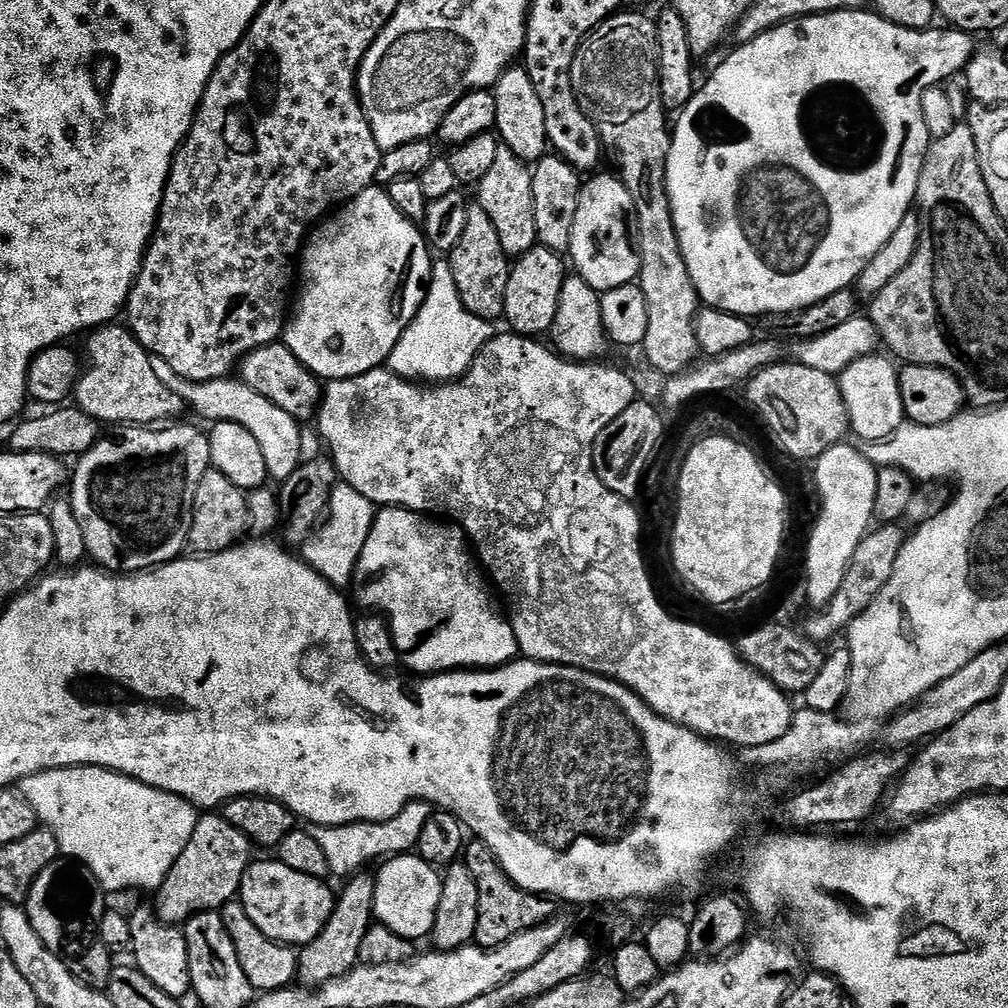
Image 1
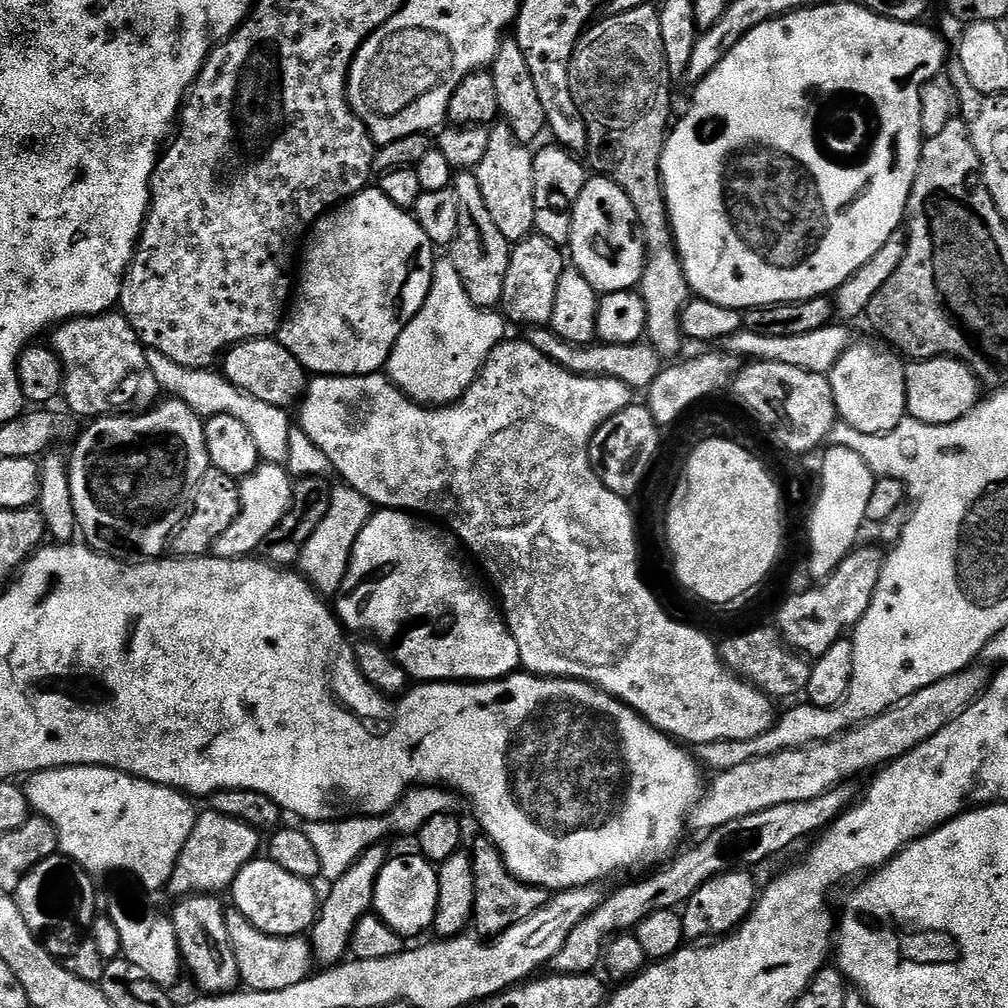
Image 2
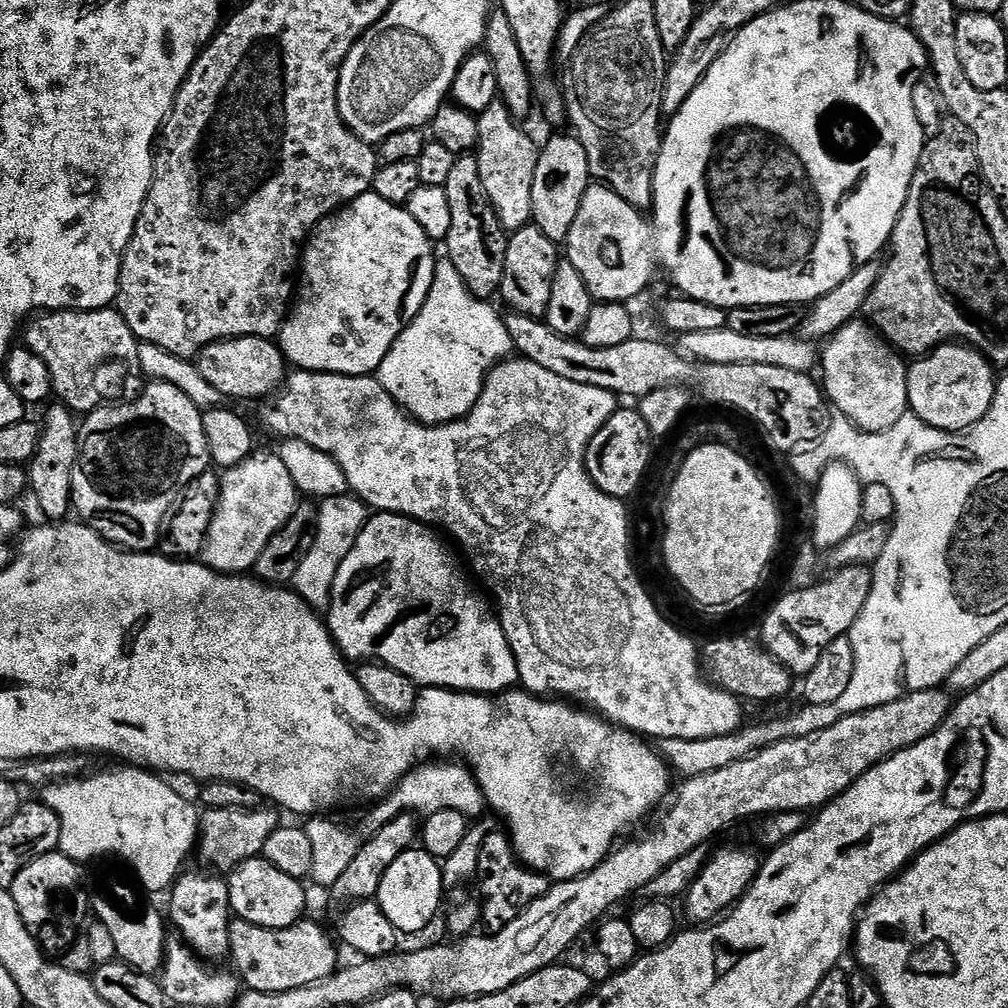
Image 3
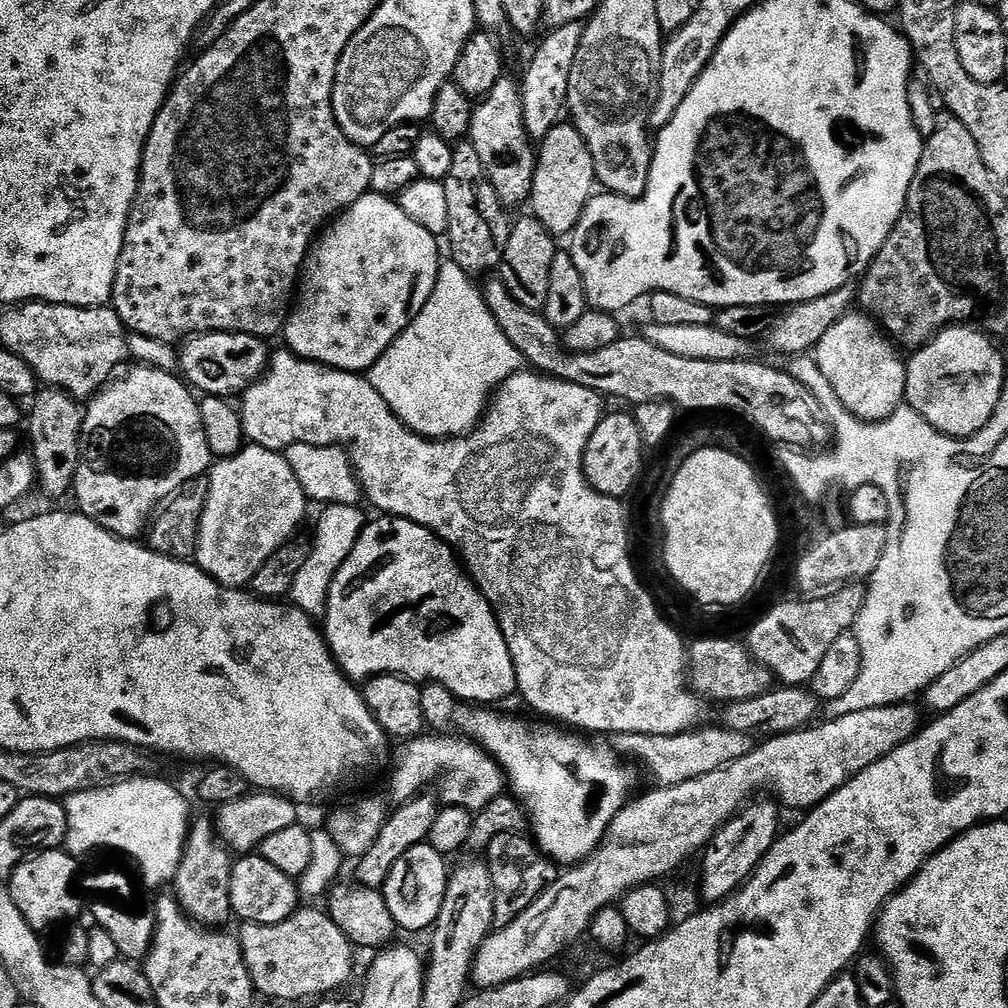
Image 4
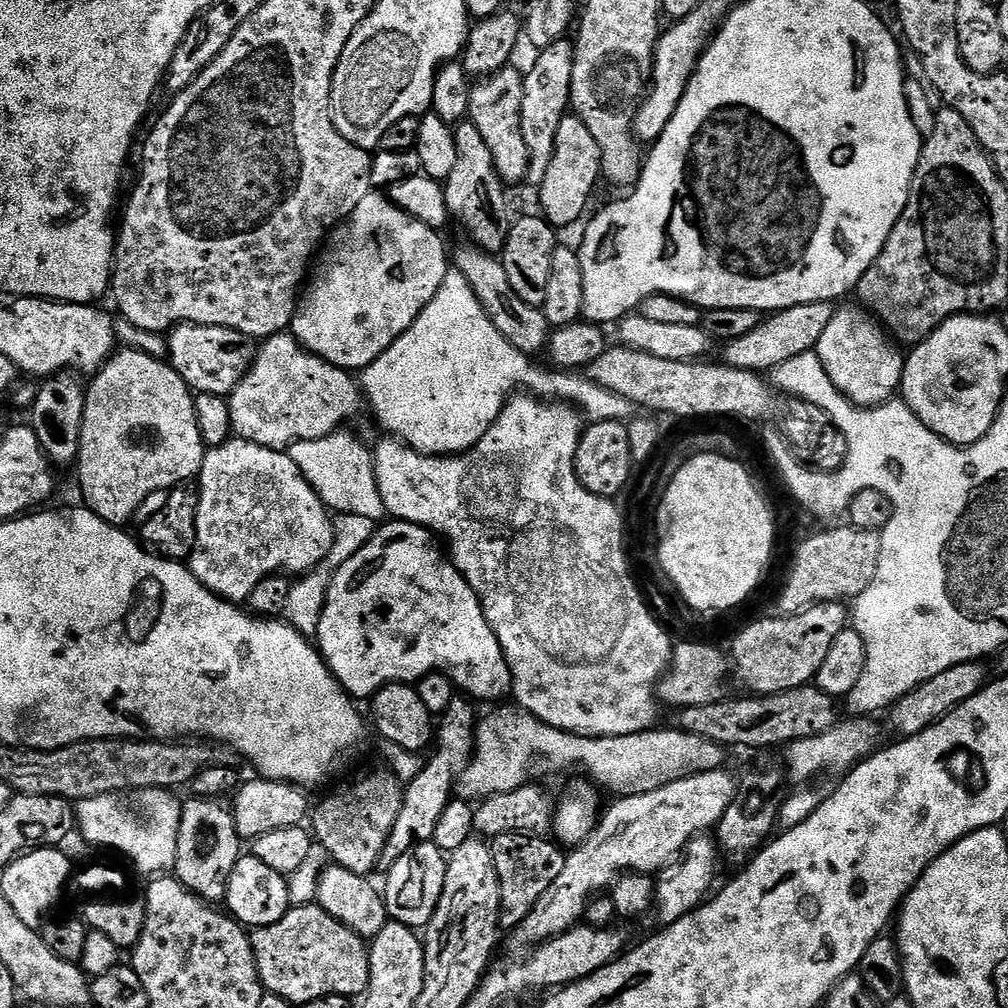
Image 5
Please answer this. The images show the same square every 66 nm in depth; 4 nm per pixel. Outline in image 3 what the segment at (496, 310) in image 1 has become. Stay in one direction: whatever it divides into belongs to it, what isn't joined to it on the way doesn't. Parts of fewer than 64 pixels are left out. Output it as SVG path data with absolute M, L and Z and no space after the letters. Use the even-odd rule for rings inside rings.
M475 155L458 156L450 178L444 183L446 198L450 198L450 234L446 241L446 258L454 262L454 270L462 274L462 282L479 300L491 301L500 291L502 270L506 270L506 246L509 233L498 222L490 198L486 198L486 189L482 187L482 178L478 174L478 162Z

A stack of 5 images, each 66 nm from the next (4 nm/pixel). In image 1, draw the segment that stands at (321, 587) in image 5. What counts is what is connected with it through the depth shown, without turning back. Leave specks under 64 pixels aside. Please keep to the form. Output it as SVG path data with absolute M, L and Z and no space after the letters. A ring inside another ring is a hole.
M340 482L334 490L332 509L327 520L302 545L302 558L315 572L322 574L326 582L341 590L351 589L356 579L358 558L362 554L362 546L366 546L366 538L370 538L377 511L377 505L370 498Z

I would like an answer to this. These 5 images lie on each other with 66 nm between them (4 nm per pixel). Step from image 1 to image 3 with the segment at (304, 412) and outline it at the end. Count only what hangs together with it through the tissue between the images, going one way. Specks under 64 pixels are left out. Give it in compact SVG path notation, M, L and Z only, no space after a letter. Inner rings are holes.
M239 336L233 340L219 340L210 346L206 346L200 351L199 356L194 360L196 369L220 392L221 397L228 398L233 396L236 400L260 400L271 397L273 394L281 391L286 377L290 372L290 365L284 359L284 351L275 339L267 340L261 336Z

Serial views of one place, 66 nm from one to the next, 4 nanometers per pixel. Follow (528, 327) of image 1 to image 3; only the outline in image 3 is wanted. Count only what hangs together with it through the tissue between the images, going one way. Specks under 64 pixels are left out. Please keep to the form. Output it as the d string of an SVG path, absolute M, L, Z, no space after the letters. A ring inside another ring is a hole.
M534 226L519 228L511 233L506 246L506 270L502 270L499 295L511 311L527 316L543 318L550 306L550 286L554 282L554 270L558 263L558 246L542 230Z

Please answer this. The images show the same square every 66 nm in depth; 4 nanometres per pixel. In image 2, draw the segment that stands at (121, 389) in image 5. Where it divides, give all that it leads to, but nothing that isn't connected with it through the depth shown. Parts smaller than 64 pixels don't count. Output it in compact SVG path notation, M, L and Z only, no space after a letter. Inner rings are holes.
M164 398L155 406L141 411L139 414L109 414L93 419L88 429L79 433L75 441L72 456L68 460L68 477L70 478L70 498L74 498L74 514L76 515L76 526L83 543L100 552L103 556L114 556L118 560L132 562L139 558L141 561L160 558L169 551L170 545L180 530L181 524L188 517L192 496L196 493L198 482L202 474L210 467L208 462L208 451L206 450L206 434L204 433L205 421L186 402Z

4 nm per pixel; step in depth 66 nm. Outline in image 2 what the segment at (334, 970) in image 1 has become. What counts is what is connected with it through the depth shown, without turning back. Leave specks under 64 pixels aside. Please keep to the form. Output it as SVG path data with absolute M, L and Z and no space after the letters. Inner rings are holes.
M375 844L342 874L342 878L331 881L328 897L323 897L320 905L320 915L316 918L316 925L310 933L312 959L317 965L331 966L341 963L349 955L352 946L354 926L364 916L369 915L374 908L374 890L378 882L378 874L388 865L390 852L384 844Z

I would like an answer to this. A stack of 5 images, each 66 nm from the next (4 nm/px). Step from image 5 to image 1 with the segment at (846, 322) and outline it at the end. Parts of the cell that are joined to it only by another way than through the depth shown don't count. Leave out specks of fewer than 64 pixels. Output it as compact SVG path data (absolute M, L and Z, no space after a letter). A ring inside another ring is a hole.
M873 354L851 363L838 377L851 431L865 443L888 440L906 420L897 365L889 357L880 355Z

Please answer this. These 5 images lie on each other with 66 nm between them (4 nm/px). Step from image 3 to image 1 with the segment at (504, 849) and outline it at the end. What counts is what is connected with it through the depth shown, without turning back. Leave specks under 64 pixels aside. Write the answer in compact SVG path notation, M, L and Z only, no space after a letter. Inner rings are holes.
M473 839L462 853L462 863L468 867L470 874L474 876L475 885L478 886L478 926L475 943L479 947L496 948L534 926L545 924L557 915L557 901L522 890L504 873L486 842Z

